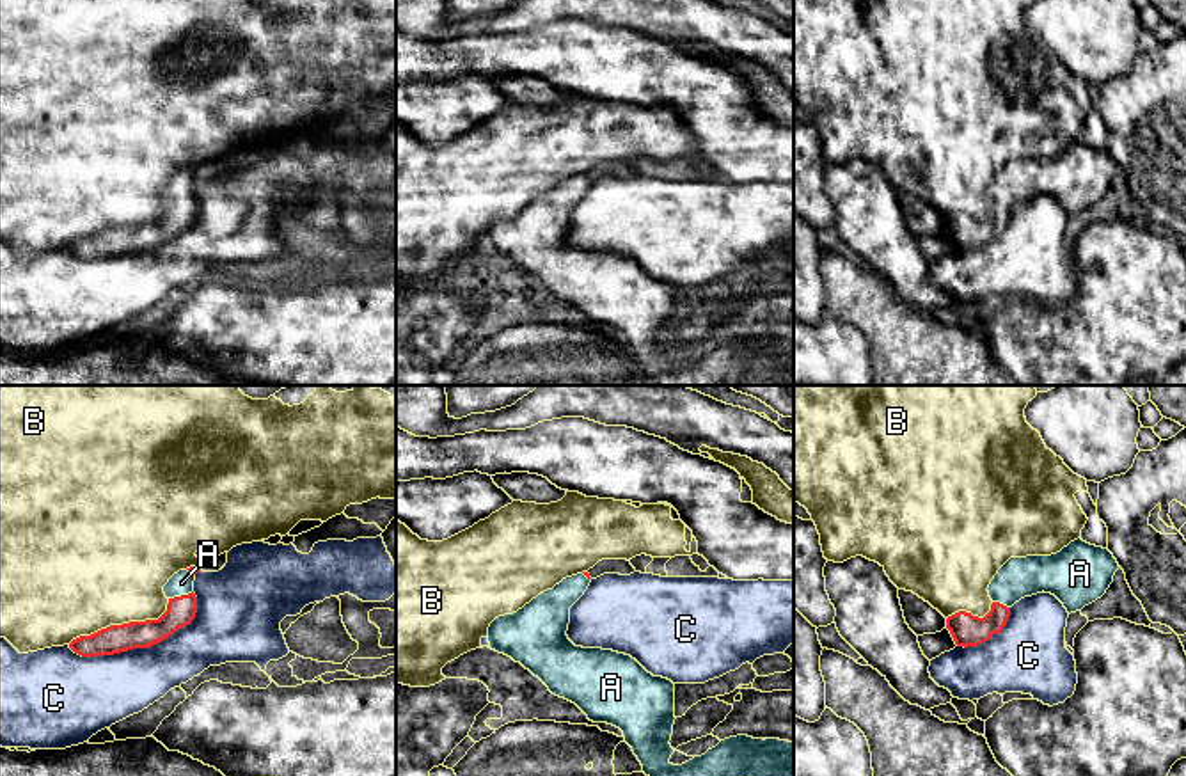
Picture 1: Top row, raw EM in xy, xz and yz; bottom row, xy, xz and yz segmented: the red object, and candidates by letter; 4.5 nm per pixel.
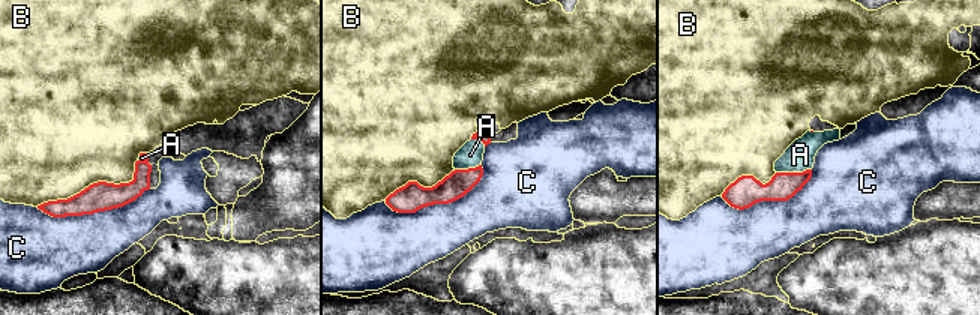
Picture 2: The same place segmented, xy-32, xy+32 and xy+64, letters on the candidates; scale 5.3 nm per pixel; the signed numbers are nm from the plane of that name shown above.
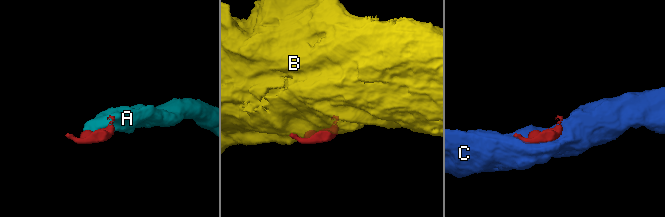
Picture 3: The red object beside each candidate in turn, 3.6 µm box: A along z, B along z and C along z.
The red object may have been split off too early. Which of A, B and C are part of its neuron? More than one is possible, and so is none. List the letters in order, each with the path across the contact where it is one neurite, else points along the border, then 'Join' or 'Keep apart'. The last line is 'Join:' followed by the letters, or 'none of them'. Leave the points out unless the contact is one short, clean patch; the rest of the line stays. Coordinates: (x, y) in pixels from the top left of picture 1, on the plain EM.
A: Join
B: Keep apart
C: Keep apart
Join: A

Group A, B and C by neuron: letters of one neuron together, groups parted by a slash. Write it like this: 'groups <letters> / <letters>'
groups A / B / C

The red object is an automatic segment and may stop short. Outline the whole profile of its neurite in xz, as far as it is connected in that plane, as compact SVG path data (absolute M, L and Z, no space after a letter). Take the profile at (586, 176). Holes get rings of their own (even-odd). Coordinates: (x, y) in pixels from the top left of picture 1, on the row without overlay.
M588 174L563 181L513 217L495 220L488 229L490 250L520 265L552 297L575 305L589 323L607 325L623 334L625 344L653 385L794 385L794 344L737 337L721 343L701 359L673 368L669 343L675 327L675 286L648 275L636 261L602 250L575 249L568 238L570 210L591 185Z

